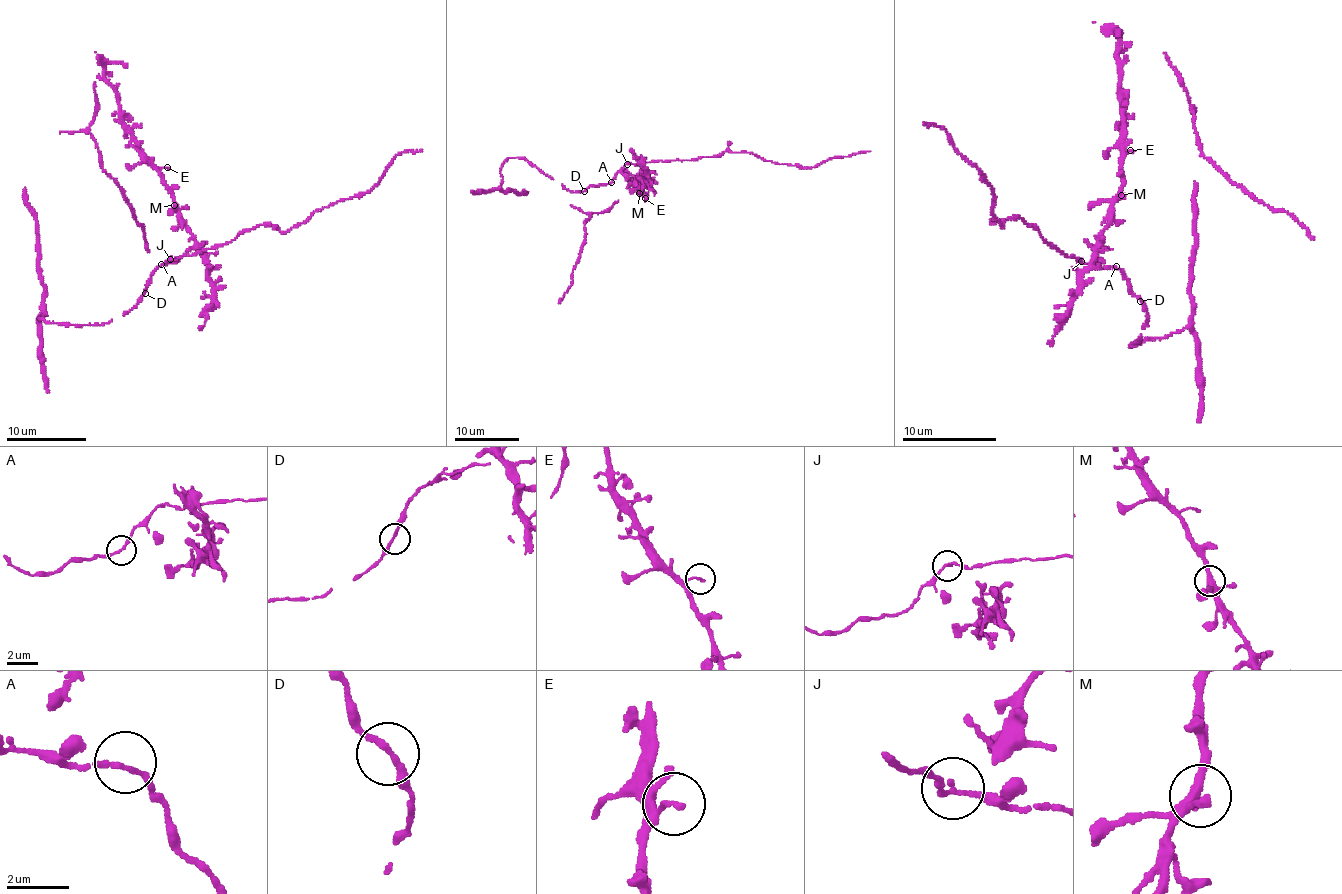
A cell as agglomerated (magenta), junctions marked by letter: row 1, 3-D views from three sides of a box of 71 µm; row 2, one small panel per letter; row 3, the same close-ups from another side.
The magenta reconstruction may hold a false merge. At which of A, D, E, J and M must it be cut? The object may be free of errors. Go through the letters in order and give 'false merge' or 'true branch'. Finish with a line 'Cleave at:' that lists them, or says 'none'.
A: true branch
D: true branch
E: true branch
J: true branch
M: true branch
Cleave at: none

